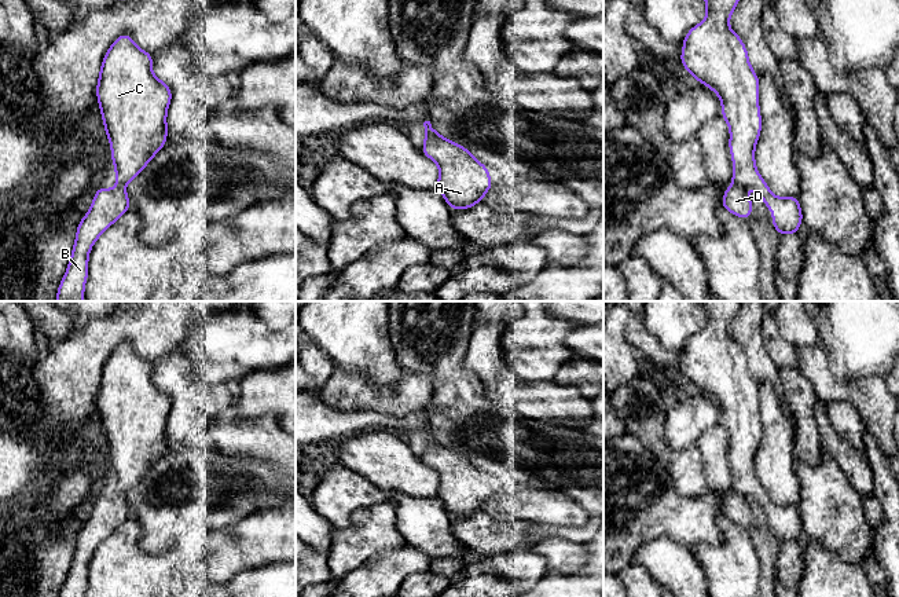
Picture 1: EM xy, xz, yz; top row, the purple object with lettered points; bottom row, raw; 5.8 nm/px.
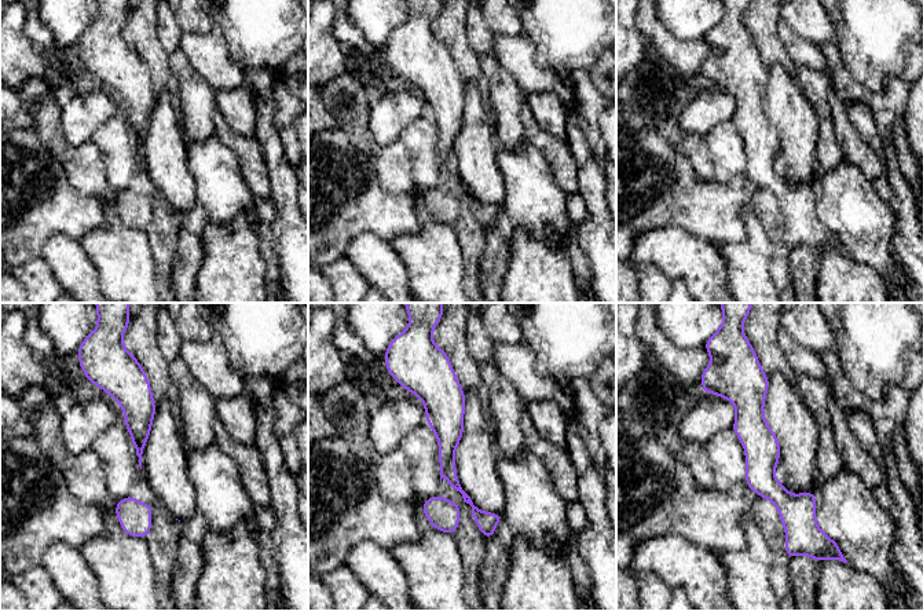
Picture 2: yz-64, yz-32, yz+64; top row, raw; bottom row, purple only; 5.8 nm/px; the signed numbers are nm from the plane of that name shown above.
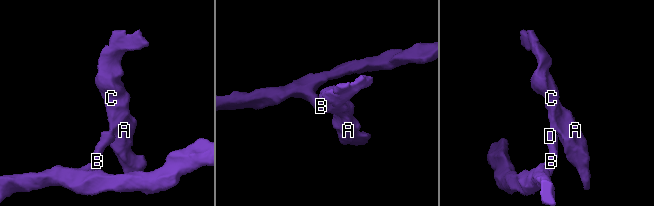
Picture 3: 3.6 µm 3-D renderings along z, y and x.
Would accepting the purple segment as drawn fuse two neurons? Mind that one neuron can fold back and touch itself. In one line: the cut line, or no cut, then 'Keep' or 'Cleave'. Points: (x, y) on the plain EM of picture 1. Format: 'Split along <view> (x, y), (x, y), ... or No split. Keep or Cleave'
No split. Keep

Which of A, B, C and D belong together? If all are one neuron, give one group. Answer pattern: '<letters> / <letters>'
A B C D

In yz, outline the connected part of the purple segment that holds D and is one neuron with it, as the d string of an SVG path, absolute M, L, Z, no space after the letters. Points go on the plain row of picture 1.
M741 301L701 303L707 325L683 347L680 370L720 406L720 422L730 436L733 492L726 497L722 514L748 528L753 514L745 498L753 495L773 519L773 534L778 542L797 542L803 530L799 505L775 505L755 472L755 454L762 437L759 385L748 369L745 352L729 334Z

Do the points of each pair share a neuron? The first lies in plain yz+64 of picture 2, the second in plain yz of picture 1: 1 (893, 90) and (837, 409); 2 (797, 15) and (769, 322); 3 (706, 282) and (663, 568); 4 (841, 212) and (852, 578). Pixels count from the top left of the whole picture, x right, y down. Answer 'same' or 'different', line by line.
1: different
2: different
3: same
4: different

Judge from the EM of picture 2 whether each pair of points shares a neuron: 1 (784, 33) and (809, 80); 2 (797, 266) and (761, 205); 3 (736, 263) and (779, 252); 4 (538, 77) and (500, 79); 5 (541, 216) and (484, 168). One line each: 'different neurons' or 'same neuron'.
1: different neurons
2: different neurons
3: different neurons
4: different neurons
5: different neurons

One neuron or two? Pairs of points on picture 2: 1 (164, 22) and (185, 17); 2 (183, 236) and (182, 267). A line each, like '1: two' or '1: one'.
1: two
2: one

